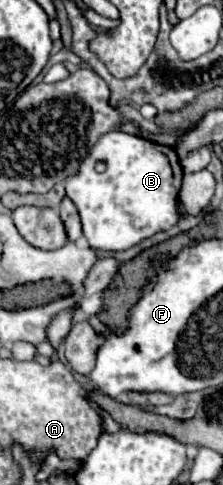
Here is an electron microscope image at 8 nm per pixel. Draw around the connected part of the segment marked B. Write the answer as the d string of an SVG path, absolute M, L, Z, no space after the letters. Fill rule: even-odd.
M112 131L92 147L90 157L80 165L80 173L76 173L76 177L68 177L64 185L66 195L78 207L82 231L90 247L100 251L124 251L178 223L176 205L180 181L182 167L172 147ZM98 161L106 163L104 173L96 173L94 165Z

